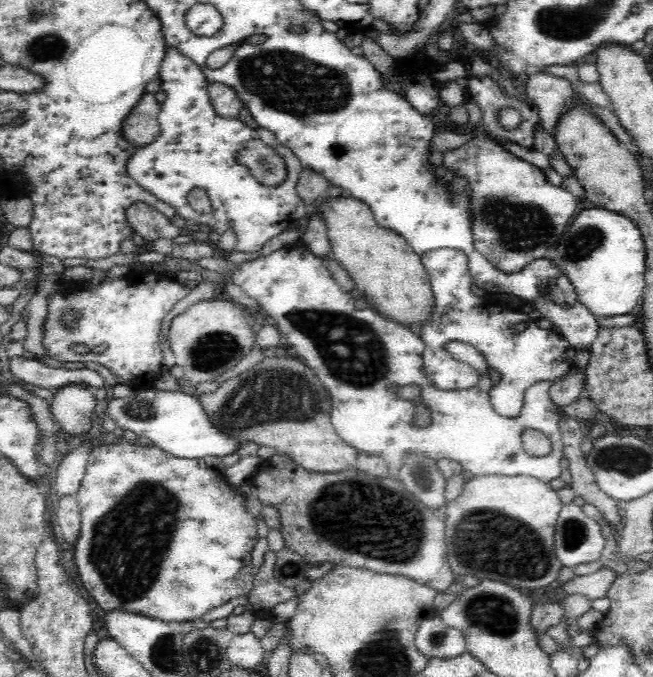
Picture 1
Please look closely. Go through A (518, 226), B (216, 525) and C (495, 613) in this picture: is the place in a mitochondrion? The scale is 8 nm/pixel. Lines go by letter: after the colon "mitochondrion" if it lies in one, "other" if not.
A: mitochondrion
B: other
C: mitochondrion

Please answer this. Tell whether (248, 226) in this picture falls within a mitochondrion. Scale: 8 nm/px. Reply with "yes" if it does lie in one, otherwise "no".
no

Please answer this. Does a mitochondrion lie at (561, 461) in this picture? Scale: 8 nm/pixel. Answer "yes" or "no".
no

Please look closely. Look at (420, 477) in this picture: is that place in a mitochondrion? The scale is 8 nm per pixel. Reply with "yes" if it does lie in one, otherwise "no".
yes

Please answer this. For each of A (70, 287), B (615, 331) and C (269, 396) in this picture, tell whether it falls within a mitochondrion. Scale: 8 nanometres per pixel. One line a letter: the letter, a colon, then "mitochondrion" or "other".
A: other
B: other
C: mitochondrion

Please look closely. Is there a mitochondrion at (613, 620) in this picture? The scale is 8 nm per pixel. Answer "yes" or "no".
no

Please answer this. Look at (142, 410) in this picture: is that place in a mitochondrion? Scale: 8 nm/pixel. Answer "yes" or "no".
yes

